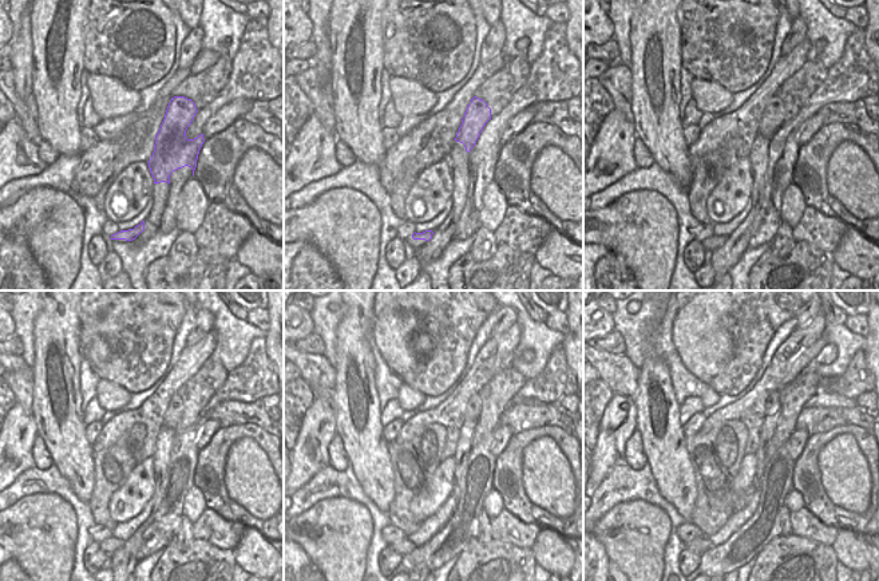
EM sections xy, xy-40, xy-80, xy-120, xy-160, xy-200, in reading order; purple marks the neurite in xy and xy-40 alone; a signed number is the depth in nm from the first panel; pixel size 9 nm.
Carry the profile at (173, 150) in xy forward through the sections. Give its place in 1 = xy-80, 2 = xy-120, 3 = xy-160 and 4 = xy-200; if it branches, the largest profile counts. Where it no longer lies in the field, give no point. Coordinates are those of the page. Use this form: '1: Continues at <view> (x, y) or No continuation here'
1: Continues at xy-80 (773, 117)
2: Continues at xy-120 (173, 415)
3: Continues at xy-160 (472, 412)
4: Continues at xy-200 (775, 395).

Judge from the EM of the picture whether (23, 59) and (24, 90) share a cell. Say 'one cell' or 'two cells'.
one cell

